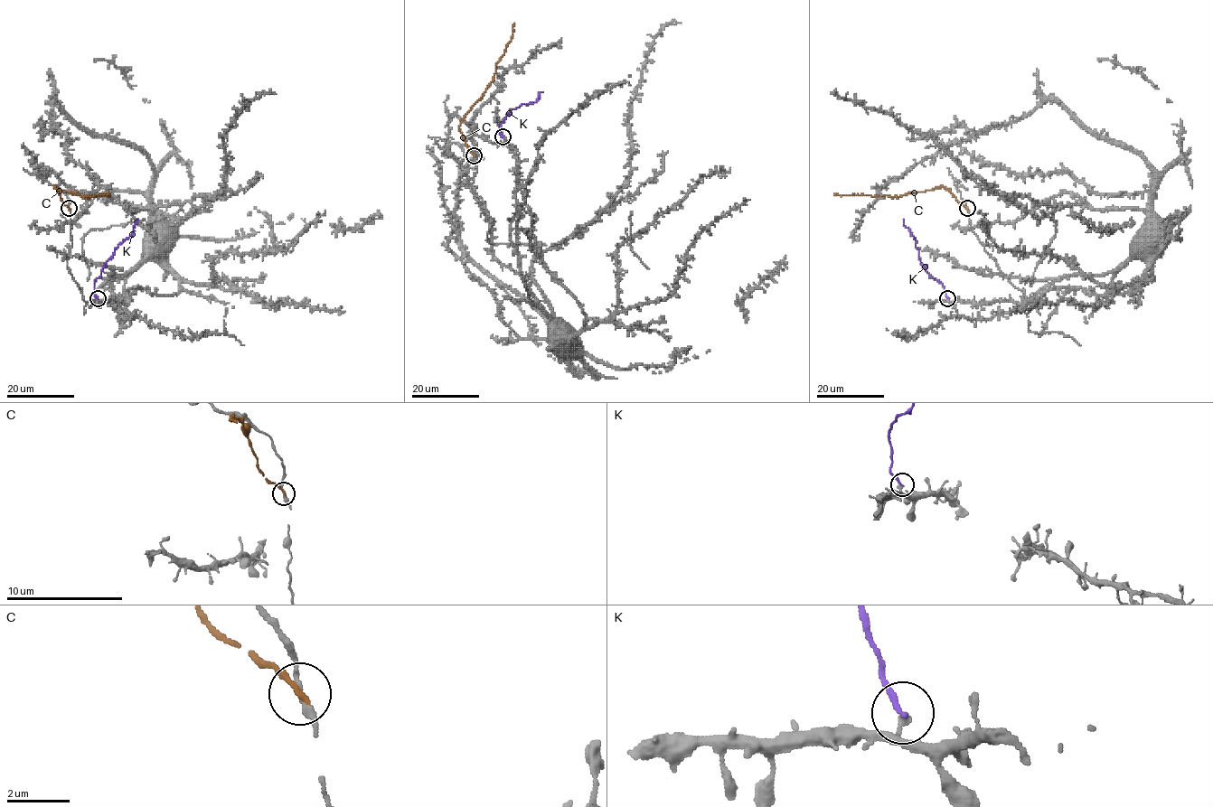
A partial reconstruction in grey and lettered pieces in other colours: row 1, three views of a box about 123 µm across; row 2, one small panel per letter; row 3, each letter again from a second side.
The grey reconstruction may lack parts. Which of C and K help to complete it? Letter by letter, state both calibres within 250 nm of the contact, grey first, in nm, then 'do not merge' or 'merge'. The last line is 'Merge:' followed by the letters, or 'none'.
C: calibres 160 and 200 nm; do not merge
K: calibres 180 and 170 nm; do not merge
Merge: none

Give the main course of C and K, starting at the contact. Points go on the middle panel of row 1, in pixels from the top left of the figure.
C: (474, 155), (466, 145), (459, 125), (490, 85), (495, 64), (512, 36), (514, 23)
K: (503, 136), (498, 129), (509, 110), (535, 101), (542, 91)

